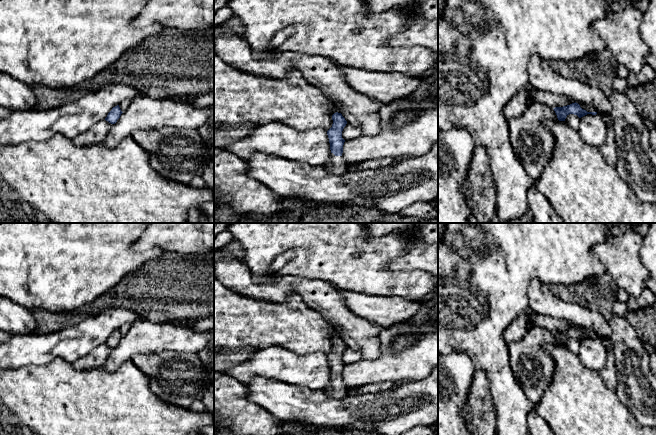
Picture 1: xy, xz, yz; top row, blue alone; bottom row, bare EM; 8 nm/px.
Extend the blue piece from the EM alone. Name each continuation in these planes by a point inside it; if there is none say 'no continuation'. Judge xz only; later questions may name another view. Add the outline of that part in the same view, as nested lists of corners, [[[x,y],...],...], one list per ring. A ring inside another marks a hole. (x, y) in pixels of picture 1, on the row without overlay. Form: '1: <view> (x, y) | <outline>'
1: xz (336, 388) | [[[331,377],[330,384],[323,391],[334,398],[341,398],[347,395],[348,389],[345,387],[342,380],[335,380]]]

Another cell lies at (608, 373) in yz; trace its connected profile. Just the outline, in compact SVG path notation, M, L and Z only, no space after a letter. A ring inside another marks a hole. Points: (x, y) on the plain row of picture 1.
M610 351L607 352L606 364L599 371L599 374L605 386L612 391L616 391L618 379L617 379L617 371L615 367L615 358L612 352Z

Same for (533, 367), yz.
M531 326L525 336L508 344L510 366L528 399L537 405L554 375L554 360L545 350L548 344L558 345L553 332Z

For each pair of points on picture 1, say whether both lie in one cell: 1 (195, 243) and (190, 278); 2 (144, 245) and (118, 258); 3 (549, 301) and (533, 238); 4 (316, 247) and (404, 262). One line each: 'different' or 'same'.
1: different
2: different
3: different
4: different

